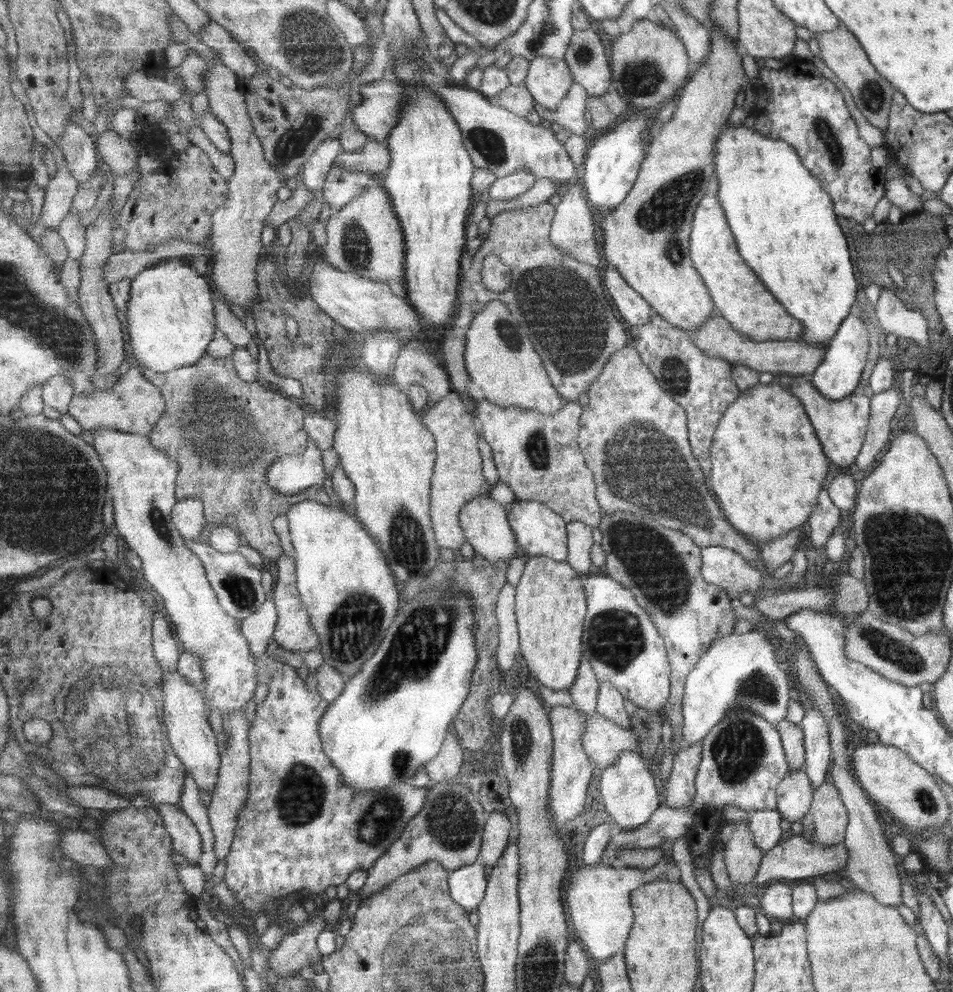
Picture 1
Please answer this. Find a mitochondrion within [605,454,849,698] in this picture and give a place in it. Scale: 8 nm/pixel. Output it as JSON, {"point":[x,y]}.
{"point":[658,572]}

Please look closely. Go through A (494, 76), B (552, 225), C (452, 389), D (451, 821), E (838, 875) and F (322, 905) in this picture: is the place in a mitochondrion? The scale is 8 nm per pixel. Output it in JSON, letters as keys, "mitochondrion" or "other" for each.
{"A":"other","B":"other","C":"other","D":"mitochondrion","E":"other","F":"other"}

